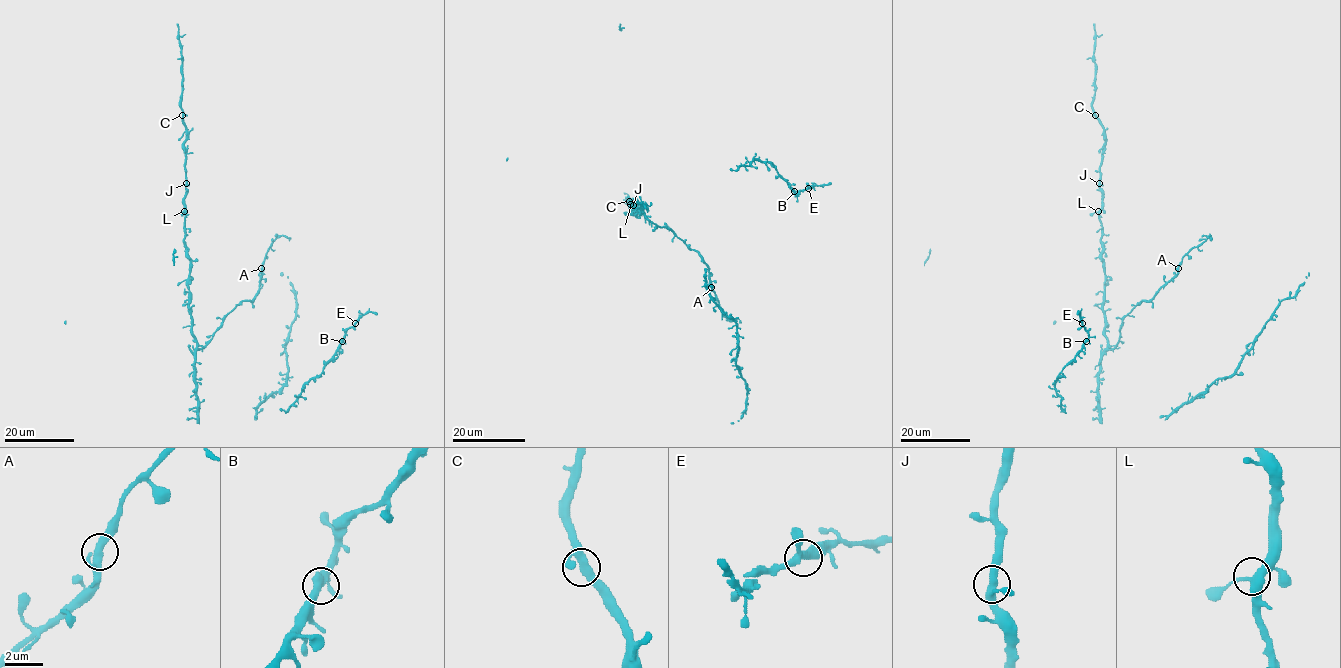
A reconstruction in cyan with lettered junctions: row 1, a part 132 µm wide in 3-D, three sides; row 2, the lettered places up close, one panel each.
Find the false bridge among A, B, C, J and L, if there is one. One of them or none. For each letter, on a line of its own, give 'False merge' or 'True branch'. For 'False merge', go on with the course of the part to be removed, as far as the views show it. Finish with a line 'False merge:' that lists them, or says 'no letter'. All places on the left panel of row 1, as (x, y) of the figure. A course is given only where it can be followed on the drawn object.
A: True branch
B: True branch
C: True branch
J: True branch
L: True branch
False merge: no letter

